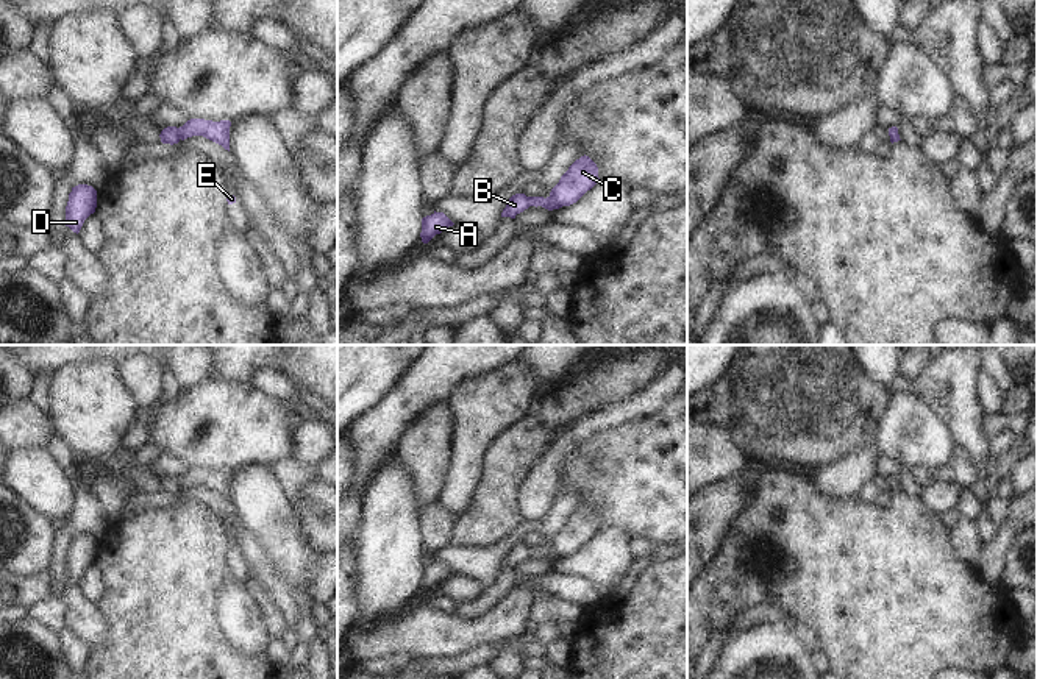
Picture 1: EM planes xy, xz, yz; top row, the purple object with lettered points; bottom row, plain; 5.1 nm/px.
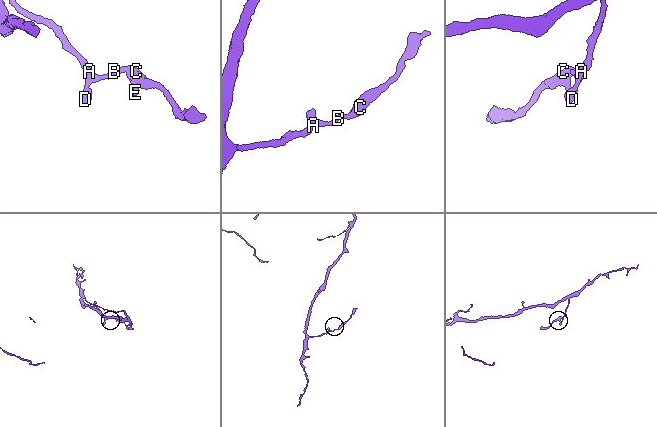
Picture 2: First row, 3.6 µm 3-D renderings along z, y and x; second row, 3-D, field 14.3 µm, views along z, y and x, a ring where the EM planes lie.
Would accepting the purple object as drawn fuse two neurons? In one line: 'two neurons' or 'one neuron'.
one neuron

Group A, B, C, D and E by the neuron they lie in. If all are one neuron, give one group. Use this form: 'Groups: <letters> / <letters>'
Groups: A B C D E

